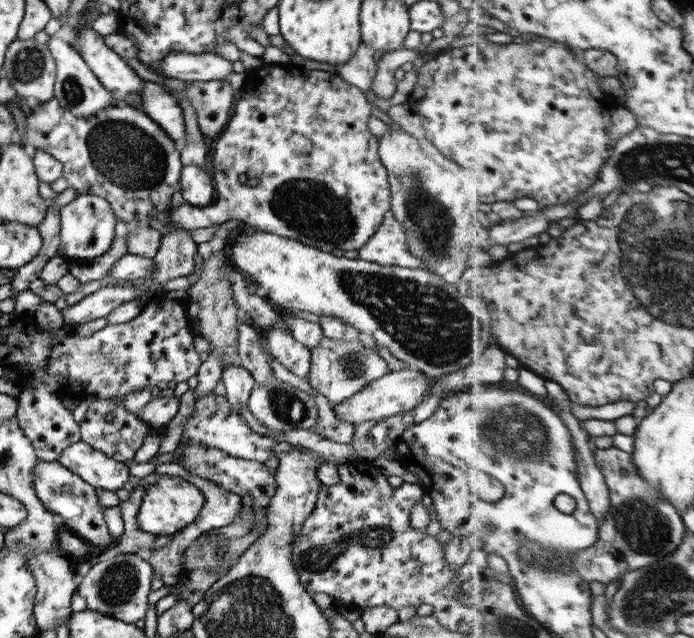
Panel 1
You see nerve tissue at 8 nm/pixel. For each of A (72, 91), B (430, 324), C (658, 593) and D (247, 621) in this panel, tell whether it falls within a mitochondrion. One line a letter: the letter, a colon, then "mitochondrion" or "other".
A: mitochondrion
B: mitochondrion
C: mitochondrion
D: mitochondrion

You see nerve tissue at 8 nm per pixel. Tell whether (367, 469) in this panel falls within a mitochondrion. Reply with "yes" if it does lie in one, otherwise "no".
no

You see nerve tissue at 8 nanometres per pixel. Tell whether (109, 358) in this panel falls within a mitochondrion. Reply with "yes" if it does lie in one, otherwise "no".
yes

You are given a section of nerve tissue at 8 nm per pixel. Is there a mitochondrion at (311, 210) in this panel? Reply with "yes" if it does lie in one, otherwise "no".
yes

